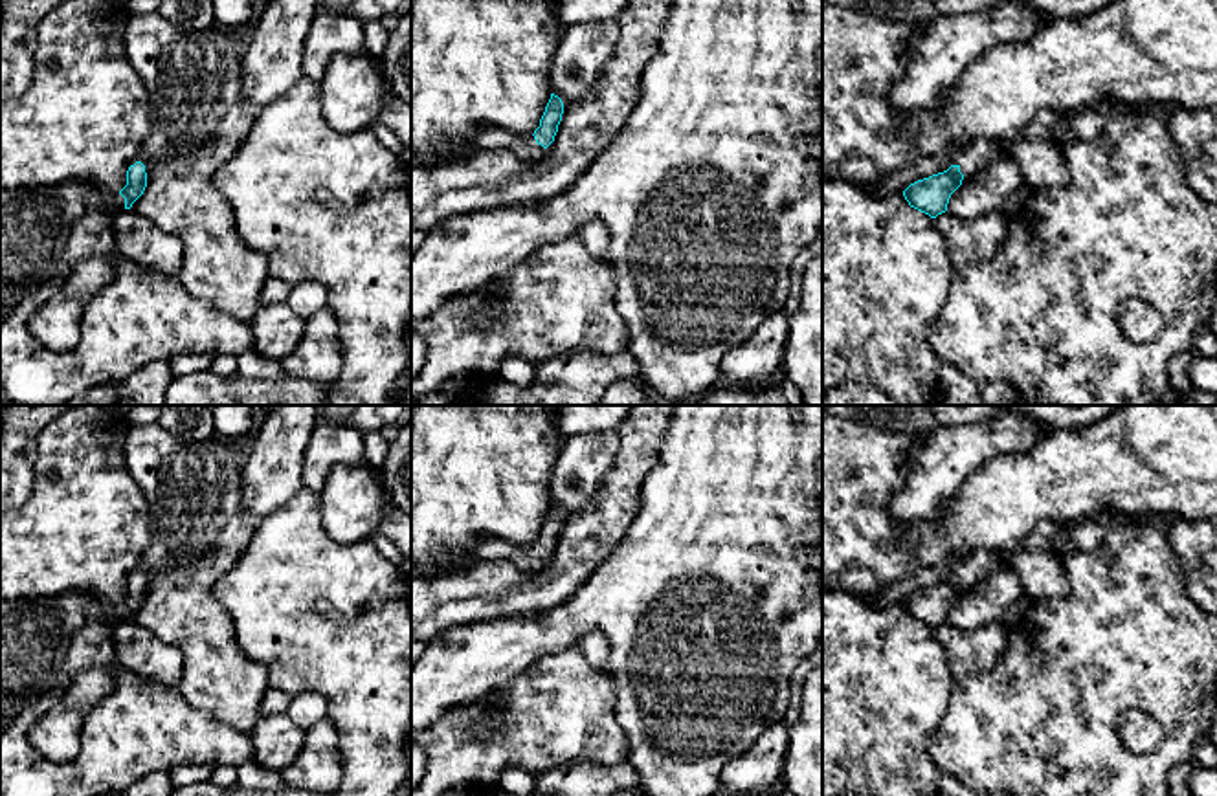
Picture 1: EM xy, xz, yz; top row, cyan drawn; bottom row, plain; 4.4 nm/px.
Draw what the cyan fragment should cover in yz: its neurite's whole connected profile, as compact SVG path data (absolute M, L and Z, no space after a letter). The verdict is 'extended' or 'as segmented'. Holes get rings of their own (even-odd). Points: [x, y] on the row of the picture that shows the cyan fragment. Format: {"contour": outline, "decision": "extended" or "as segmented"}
{"contour": "M975 139L962 147L947 171L910 183L903 196L910 207L936 218L947 211L949 198L962 182L986 167L997 152L995 141Z", "decision": "extended"}

